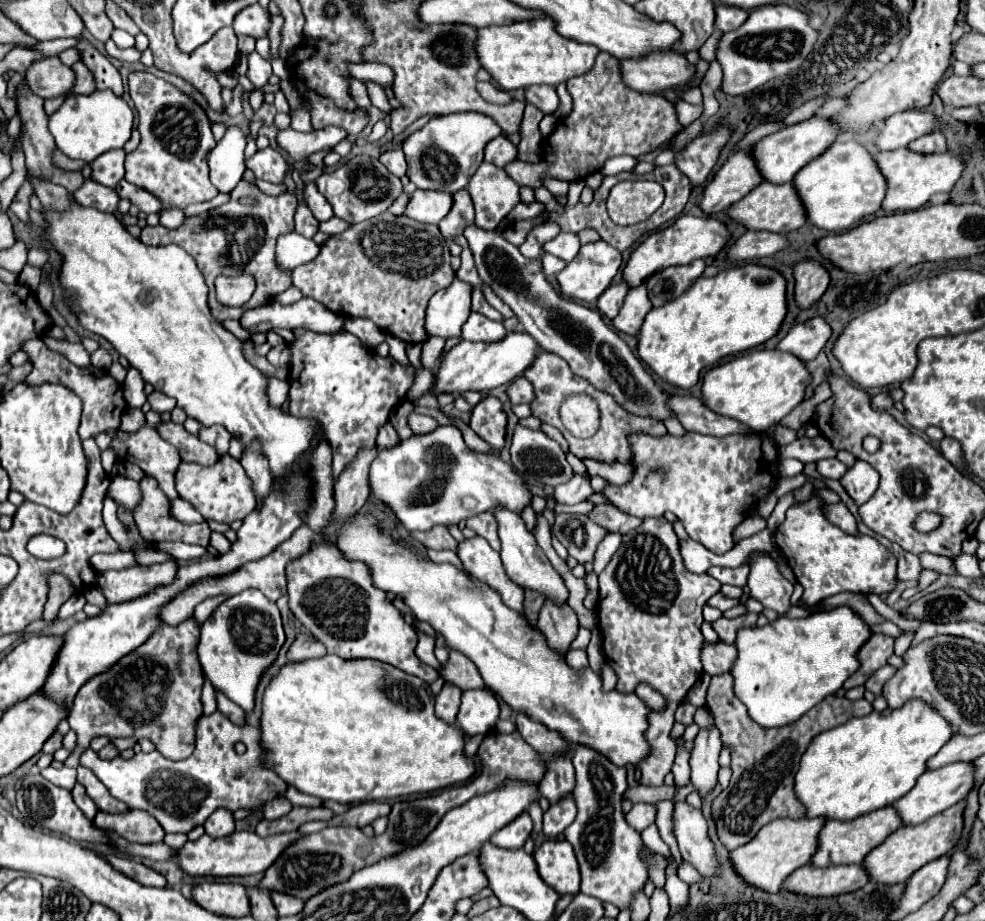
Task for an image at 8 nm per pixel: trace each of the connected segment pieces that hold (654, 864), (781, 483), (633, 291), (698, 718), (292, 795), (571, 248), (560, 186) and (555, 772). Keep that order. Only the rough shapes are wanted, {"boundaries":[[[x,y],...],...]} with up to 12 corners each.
{"boundaries":[[[650,854],[650,878],[664,888],[666,862],[660,854]],[[804,474],[780,478],[773,492],[780,499],[792,490],[798,490],[804,482]],[[646,286],[630,288],[614,328],[638,334],[652,304]],[[700,706],[694,714],[694,722],[700,728],[712,728],[712,712]],[[288,786],[286,796],[294,806],[322,806],[322,800]],[[560,232],[544,244],[548,254],[570,262],[580,250],[578,234]],[[544,178],[544,186],[552,194],[566,194],[568,182]],[[516,716],[518,732],[548,764],[540,794],[558,804],[574,790],[566,742]]]}

